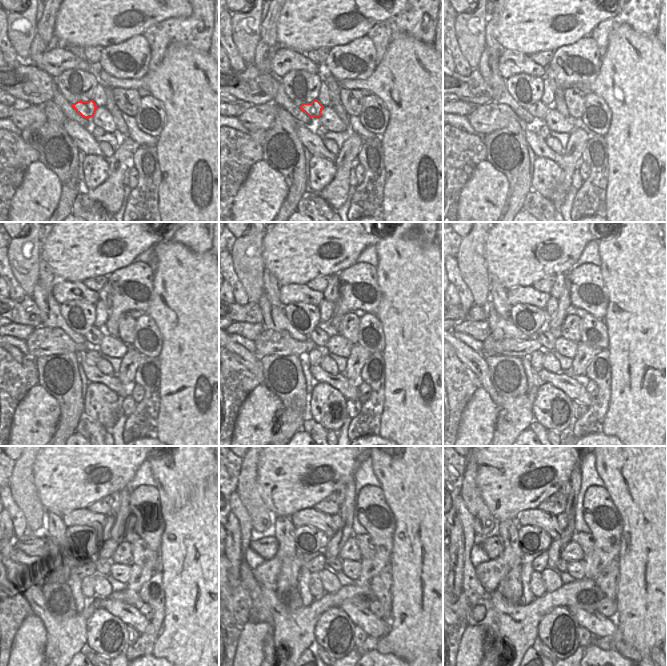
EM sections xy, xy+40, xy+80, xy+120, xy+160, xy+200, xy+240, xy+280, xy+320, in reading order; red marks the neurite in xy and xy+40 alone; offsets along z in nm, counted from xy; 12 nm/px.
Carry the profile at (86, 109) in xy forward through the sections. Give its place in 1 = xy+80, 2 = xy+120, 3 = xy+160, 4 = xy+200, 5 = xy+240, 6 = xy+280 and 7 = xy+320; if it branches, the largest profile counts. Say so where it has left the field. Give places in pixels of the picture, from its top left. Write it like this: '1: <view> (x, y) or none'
1: xy+80 (538, 109)
2: xy+120 (94, 335)
3: xy+160 (320, 335)
4: xy+200 (547, 337)
5: xy+240 (103, 563)
6: xy+280 (334, 565)
7: xy+320 (562, 566)

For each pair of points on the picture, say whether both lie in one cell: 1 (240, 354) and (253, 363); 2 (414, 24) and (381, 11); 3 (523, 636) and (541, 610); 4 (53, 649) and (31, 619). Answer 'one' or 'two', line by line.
1: one
2: two
3: one
4: two

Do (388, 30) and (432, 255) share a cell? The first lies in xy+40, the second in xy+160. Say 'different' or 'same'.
different

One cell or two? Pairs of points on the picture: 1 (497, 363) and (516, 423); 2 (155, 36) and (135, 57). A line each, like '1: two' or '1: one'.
1: two
2: two

